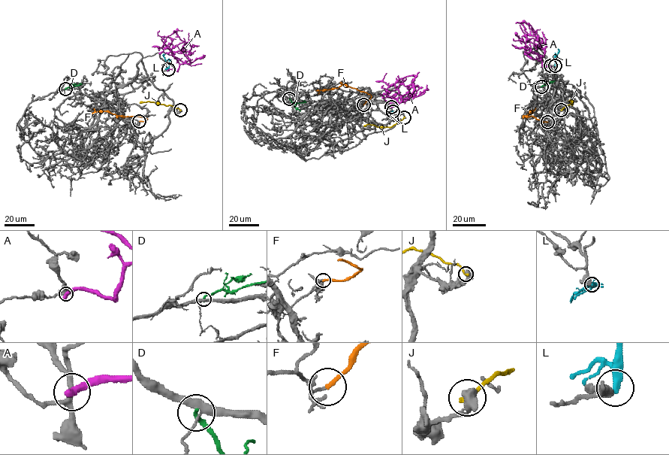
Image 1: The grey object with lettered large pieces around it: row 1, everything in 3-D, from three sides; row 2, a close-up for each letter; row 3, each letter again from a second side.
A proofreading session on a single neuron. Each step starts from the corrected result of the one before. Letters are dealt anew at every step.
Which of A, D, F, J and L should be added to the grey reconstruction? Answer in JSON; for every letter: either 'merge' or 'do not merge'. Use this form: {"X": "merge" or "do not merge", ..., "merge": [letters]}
{"A": "do not merge", "D": "do not merge", "F": "do not merge", "J": "do not merge", "L": "do not merge", "merge": []}

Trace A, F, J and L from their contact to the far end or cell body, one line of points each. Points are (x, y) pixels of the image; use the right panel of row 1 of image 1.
A: (550, 65), (542, 65), (540, 59), (545, 50), (540, 45), (543, 40), (529, 35), (521, 23), (516, 23)
F: (547, 122), (542, 122), (533, 116), (525, 116), (535, 107)
J: (562, 110), (572, 104), (572, 101), (568, 101), (571, 101)
L: (555, 65), (555, 57), (559, 51), (556, 47)

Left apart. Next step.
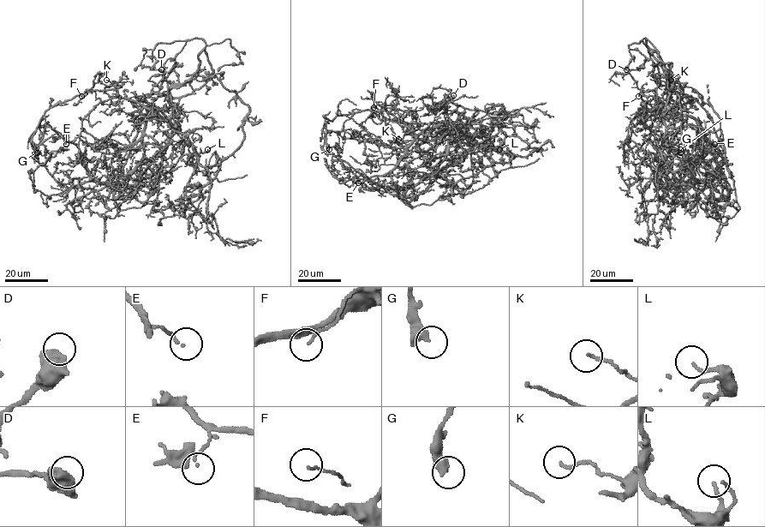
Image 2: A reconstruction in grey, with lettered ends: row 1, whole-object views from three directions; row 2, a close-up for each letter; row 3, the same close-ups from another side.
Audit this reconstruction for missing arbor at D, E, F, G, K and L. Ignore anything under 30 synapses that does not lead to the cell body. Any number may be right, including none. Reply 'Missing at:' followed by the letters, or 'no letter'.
Missing at: no letter

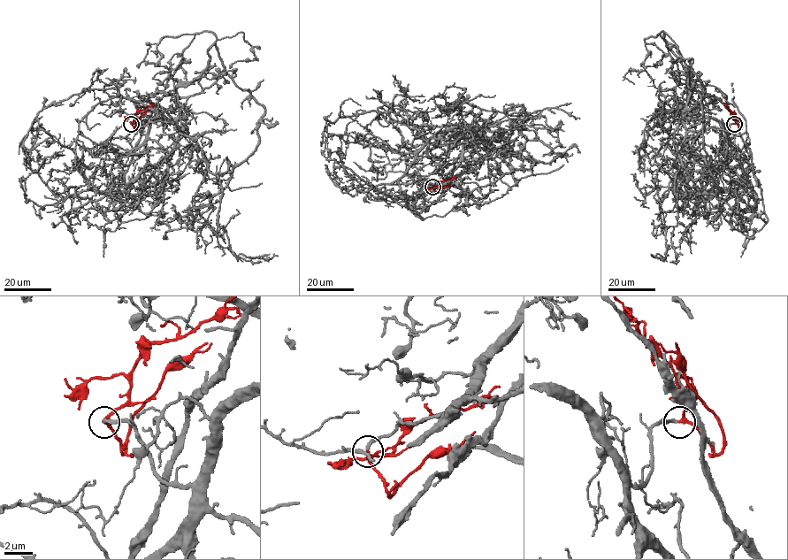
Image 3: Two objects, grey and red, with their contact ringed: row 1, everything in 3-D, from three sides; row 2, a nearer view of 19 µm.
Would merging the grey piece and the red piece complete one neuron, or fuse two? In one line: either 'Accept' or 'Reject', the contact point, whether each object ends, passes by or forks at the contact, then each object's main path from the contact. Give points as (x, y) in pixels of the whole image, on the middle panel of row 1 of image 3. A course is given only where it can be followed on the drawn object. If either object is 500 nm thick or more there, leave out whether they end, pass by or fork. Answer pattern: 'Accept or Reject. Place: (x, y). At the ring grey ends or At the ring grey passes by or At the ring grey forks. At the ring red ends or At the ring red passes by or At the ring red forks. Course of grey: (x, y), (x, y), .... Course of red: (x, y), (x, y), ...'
Accept. Place: (432, 187). At the ring grey ends. At the ring red passes by. Course of grey: (433, 186), (478, 134), (437, 132), (396, 180), (371, 187), (323, 153), (333, 134), (366, 137). Course of red: (433, 187), (437, 194), (451, 183)

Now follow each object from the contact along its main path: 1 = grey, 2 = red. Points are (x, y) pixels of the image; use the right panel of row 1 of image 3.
1: (734, 124), (726, 134), (690, 115), (674, 163), (692, 191), (734, 196), (713, 206), (682, 172), (685, 155)
2: (734, 124), (741, 127), (730, 110)

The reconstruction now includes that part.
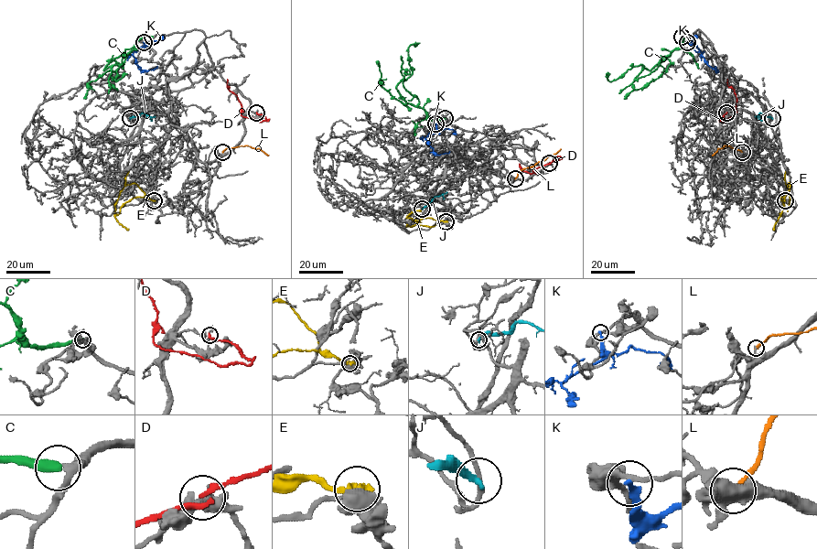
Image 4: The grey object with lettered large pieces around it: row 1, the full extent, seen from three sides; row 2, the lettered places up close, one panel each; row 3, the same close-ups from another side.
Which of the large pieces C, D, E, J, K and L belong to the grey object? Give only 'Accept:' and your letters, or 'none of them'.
Accept: C

